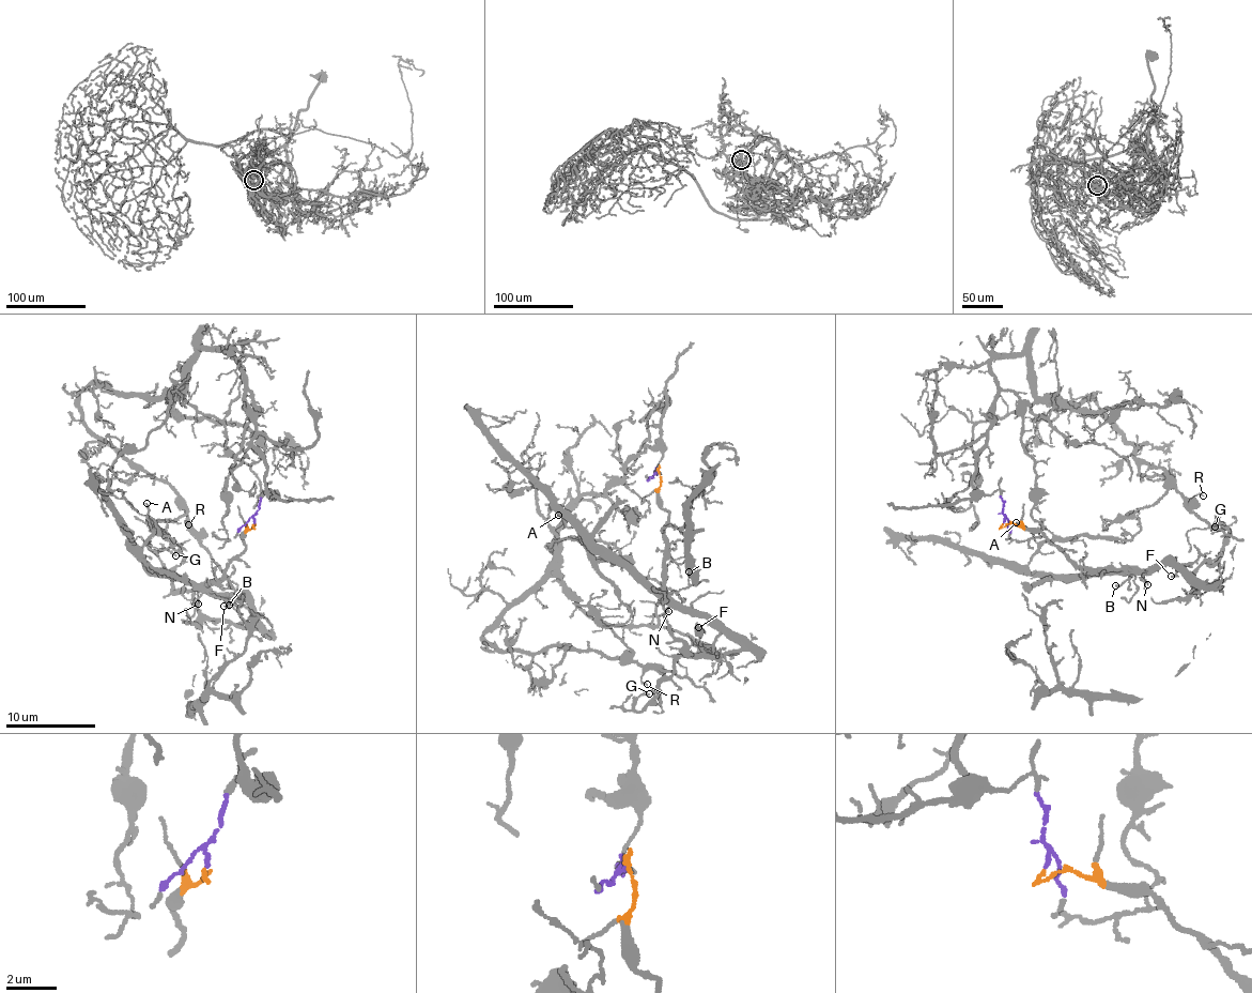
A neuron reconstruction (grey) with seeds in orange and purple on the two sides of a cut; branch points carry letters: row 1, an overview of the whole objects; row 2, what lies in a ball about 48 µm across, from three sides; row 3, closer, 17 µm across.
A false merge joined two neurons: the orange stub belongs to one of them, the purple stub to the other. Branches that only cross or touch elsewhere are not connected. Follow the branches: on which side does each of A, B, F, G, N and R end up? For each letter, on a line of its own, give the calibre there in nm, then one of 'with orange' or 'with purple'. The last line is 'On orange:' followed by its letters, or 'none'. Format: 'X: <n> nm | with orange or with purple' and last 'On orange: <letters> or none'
A: 130 nm | with orange
B: 170 nm | with orange
F: 170 nm | with orange
G: 170 nm | with orange
N: 120 nm | with orange
R: 120 nm | with purple
On orange: A, B, F, G, N

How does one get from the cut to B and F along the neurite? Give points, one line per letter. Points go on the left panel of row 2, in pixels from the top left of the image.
B: (252, 522), (253, 526), (241, 537), (244, 545), (228, 563), (225, 576), (205, 585), (228, 606)
F: (252, 522), (225, 576), (205, 585), (245, 600), (227, 598), (223, 606)

